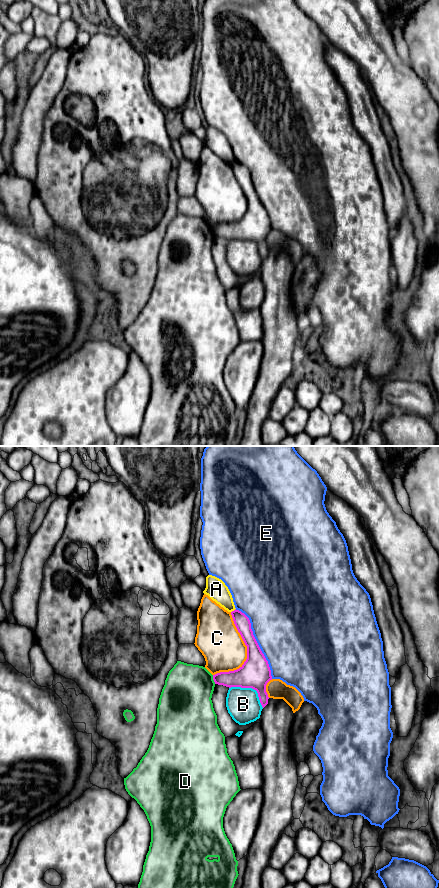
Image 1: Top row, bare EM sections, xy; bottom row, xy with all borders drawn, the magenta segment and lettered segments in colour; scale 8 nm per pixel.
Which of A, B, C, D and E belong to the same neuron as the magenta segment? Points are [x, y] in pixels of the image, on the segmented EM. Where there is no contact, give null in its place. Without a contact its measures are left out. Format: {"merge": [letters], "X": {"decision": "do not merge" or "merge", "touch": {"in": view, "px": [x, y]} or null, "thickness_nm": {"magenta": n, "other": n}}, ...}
{"merge": [], "A": {"decision": "do not merge", "touch": {"in": "xy", "px": [234, 610]}, "thickness_nm": {"magenta": 120, "other": 160}}, "B": {"decision": "do not merge", "touch": {"in": "xy", "px": [251, 687]}, "thickness_nm": {"magenta": 240, "other": 260}}, "C": {"decision": "do not merge", "touch": {"in": "xy", "px": [247, 653]}, "thickness_nm": {"magenta": 240, "other": 340}}, "D": {"decision": "do not merge", "touch": {"in": "xy", "px": [213, 679]}, "thickness_nm": {"magenta": 170, "other": 400}}, "E": {"decision": "do not merge", "touch": {"in": "xy", "px": [256, 642]}, "thickness_nm": {"magenta": 240, "other": 480}}}

